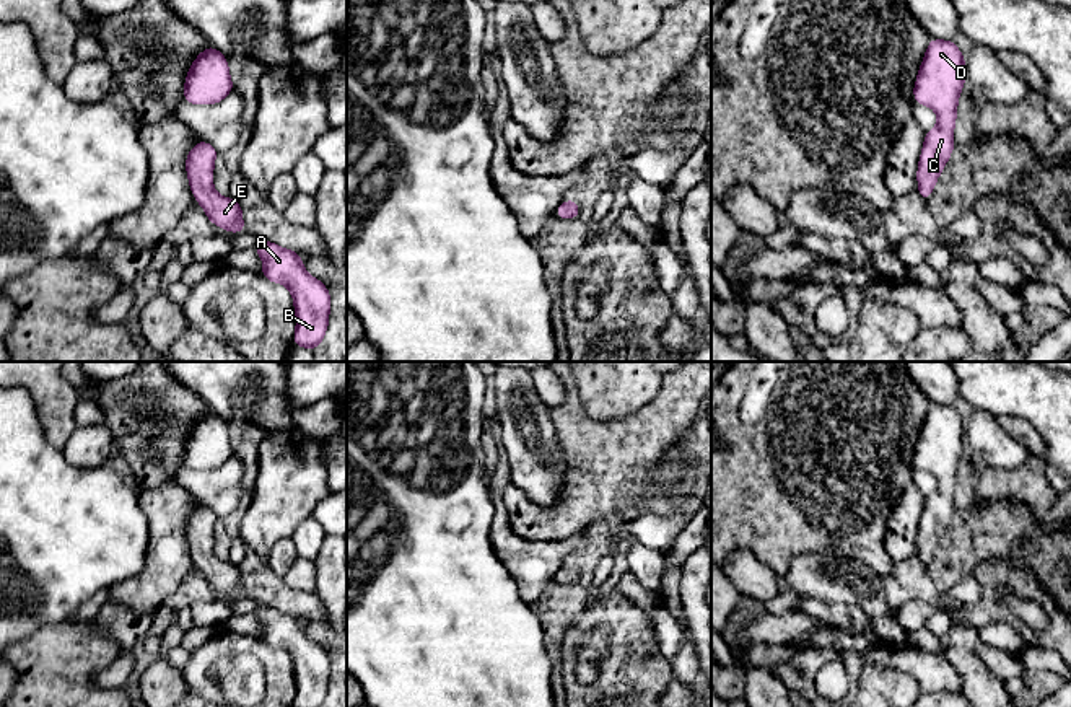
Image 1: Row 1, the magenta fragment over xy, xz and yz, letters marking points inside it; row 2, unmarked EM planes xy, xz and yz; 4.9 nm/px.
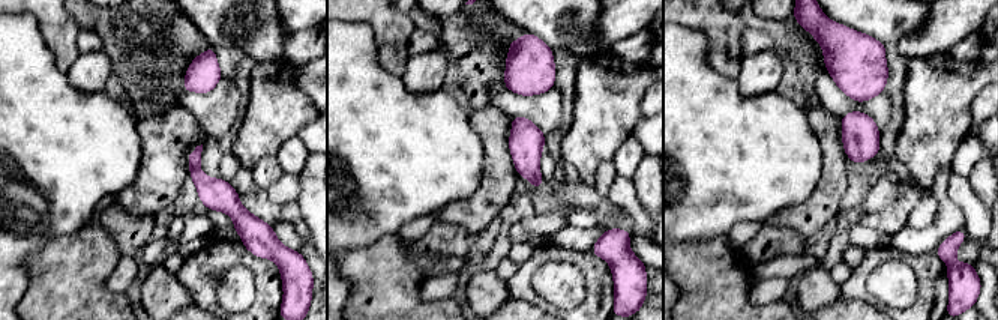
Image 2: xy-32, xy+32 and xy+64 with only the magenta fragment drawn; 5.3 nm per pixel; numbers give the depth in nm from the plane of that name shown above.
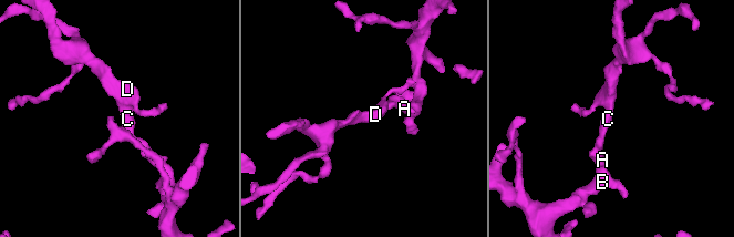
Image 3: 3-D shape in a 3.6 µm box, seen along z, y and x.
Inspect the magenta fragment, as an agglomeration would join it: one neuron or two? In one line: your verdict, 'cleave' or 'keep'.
keep

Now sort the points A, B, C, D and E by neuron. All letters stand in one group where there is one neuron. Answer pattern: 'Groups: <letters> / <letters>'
Groups: A B C D E

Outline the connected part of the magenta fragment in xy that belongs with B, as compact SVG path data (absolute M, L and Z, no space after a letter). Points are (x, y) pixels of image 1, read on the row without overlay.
M265 604L254 616L262 622L262 640L273 648L286 650L291 656L296 681L293 707L322 707L330 676L327 652L308 639L299 617Z

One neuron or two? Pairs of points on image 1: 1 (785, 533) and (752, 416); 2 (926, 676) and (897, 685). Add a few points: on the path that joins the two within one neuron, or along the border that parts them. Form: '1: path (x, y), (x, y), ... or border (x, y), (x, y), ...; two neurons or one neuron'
1: border (775, 390), (759, 421), (741, 421); two neurons
2: border (881, 665), (909, 673), (920, 689); two neurons

